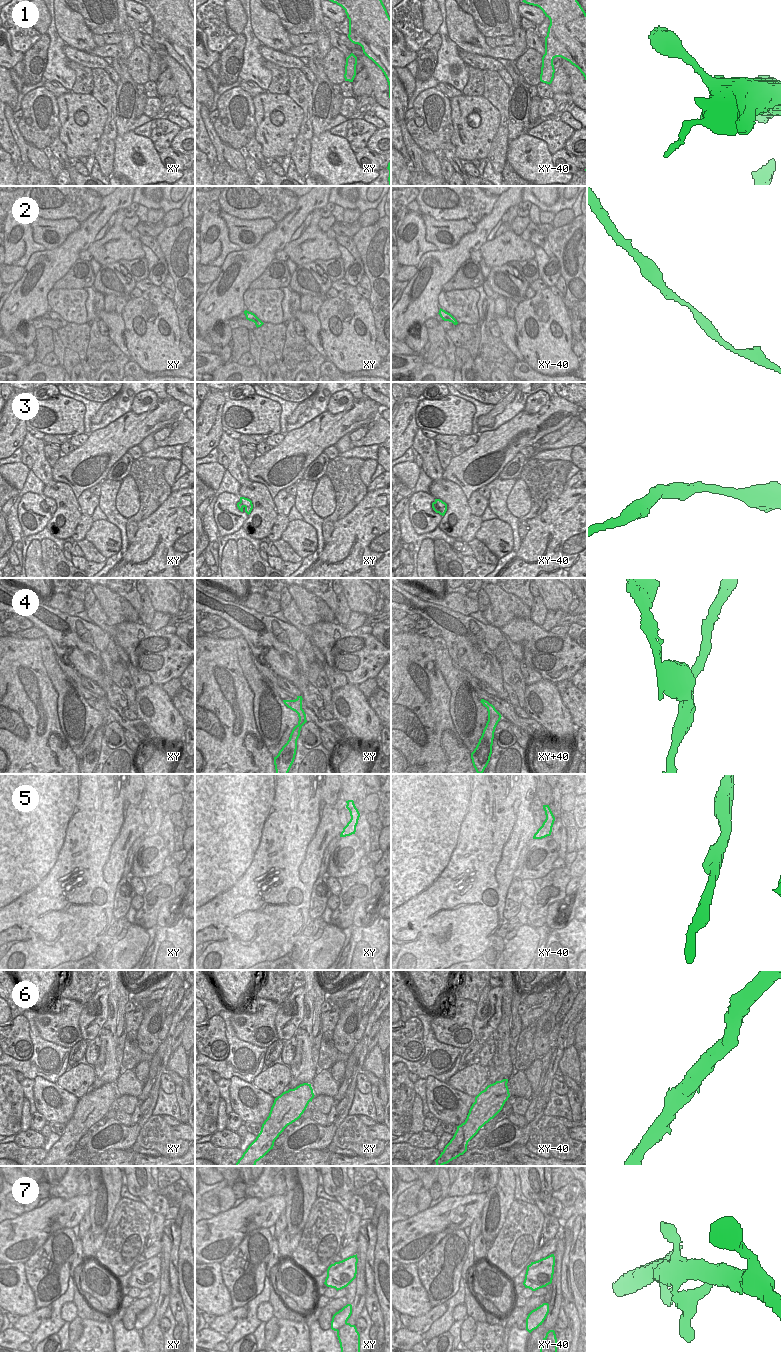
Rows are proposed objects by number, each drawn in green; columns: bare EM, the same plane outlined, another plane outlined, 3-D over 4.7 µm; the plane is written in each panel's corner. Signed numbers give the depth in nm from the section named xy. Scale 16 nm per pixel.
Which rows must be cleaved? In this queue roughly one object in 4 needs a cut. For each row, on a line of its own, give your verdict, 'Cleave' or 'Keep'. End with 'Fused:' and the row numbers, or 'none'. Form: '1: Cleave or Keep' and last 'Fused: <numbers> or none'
1: Keep
2: Keep
3: Keep
4: Cleave
5: Keep
6: Keep
7: Cleave
Fused: 4, 7.

